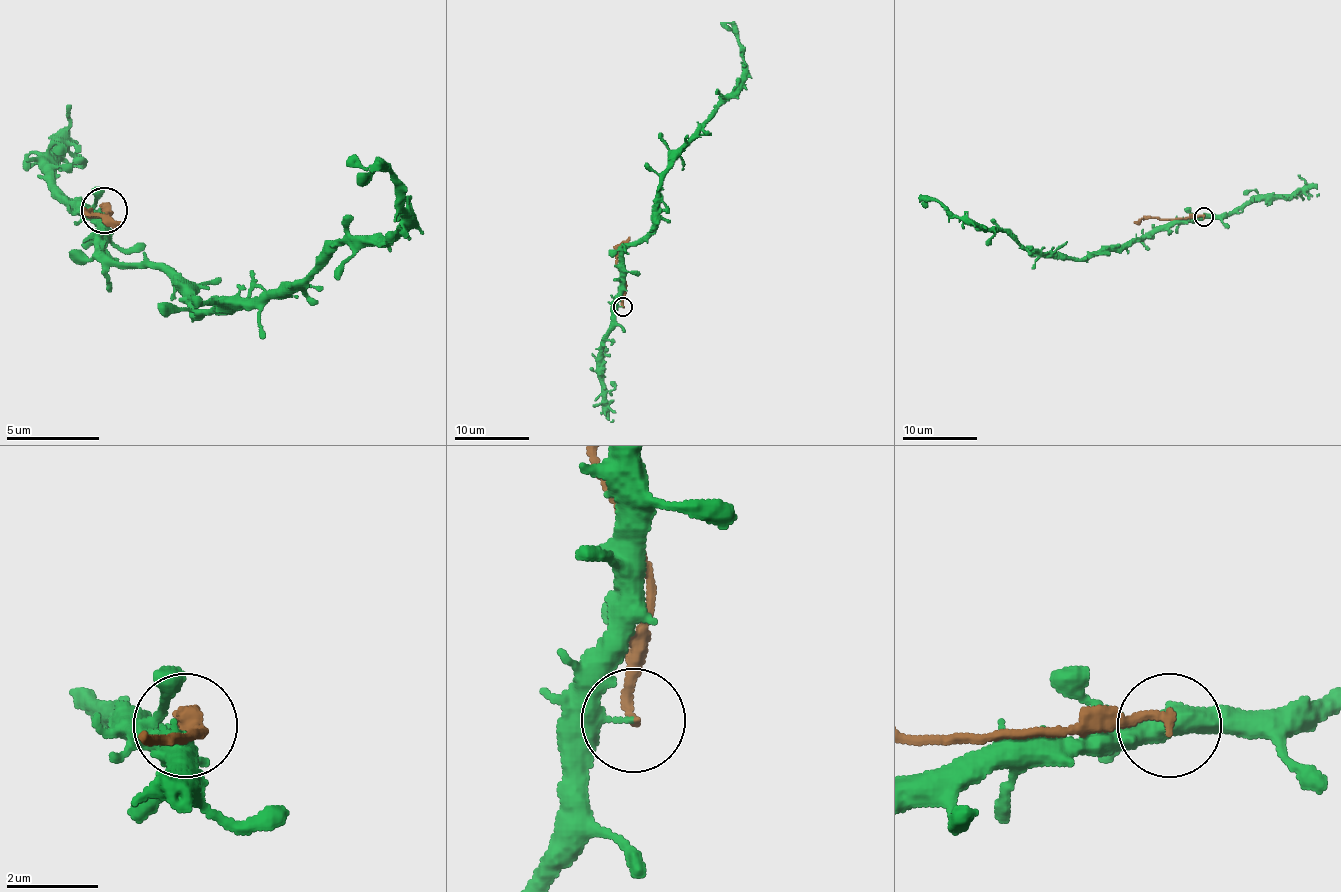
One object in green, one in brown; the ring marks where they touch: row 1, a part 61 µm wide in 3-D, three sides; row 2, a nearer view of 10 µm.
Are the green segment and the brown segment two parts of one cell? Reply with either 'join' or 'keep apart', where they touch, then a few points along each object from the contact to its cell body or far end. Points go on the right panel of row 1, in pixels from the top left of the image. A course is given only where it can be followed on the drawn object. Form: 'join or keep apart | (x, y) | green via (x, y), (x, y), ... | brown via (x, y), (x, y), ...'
keep apart | (1203, 217) | green via (1204, 217), (1166, 223), (1127, 245), (1065, 259), (1028, 251), (1001, 230), (962, 223), (936, 200), (921, 197) | brown via (1204, 217), (1146, 217), (1134, 223)

